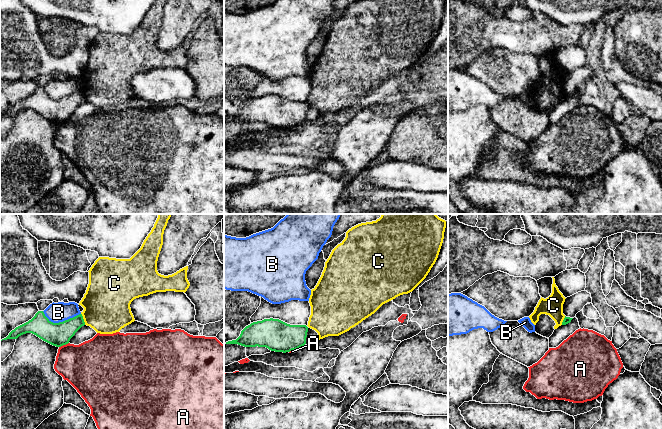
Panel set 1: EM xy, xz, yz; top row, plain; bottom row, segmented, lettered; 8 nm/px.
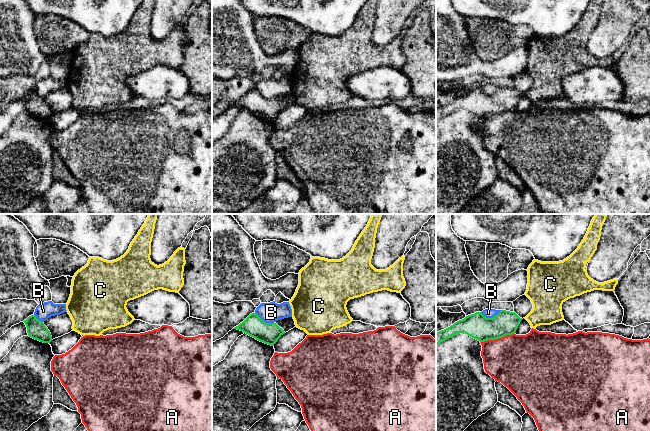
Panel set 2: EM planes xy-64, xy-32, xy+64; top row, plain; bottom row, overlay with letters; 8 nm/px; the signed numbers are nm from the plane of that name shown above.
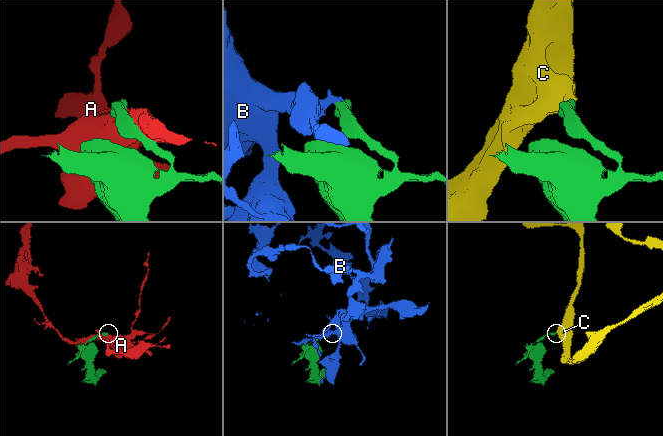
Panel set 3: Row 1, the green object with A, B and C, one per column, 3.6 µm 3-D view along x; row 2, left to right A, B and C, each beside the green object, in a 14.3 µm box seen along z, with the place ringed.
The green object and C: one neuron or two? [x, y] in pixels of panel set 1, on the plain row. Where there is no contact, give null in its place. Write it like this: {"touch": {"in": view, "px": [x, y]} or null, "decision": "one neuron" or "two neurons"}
{"touch": {"in": "xy", "px": [83, 95]}, "decision": "two neurons"}

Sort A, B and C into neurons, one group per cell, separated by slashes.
A / B / C

